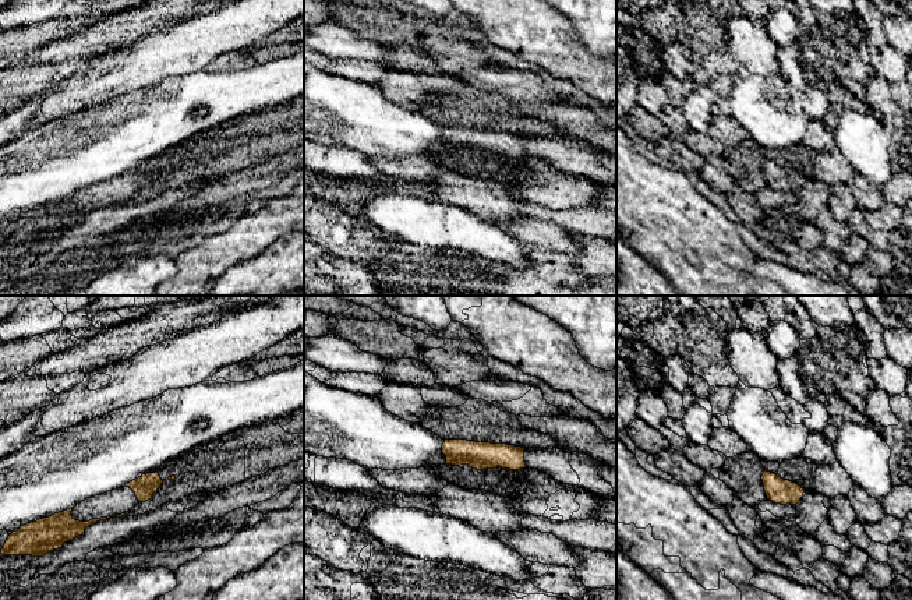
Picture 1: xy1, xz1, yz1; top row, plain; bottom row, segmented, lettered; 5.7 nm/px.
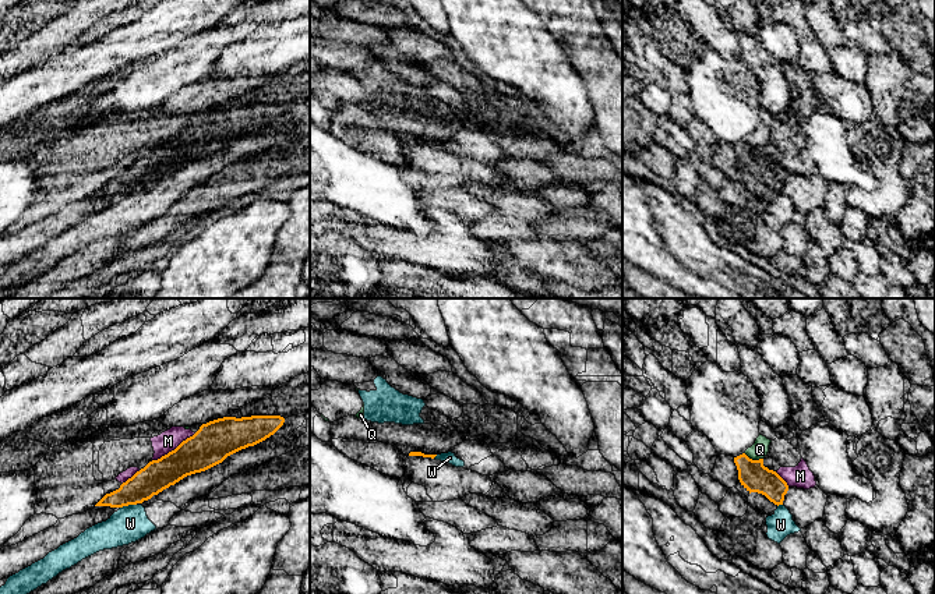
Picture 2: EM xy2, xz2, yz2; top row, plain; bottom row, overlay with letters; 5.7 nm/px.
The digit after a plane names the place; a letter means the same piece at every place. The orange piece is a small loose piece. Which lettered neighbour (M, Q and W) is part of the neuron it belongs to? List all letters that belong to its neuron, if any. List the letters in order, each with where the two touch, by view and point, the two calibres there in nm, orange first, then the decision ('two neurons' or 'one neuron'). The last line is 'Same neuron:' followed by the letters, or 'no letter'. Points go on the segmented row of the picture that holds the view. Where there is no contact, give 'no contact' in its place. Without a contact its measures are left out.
M: xy2 (175, 449) | 220/120 nm | two neurons
Q: yz2 (754, 460) | 170/100 nm | two neurons
W: xy2 (127, 505) | 180/220 nm | one neuron
Same neuron: W

